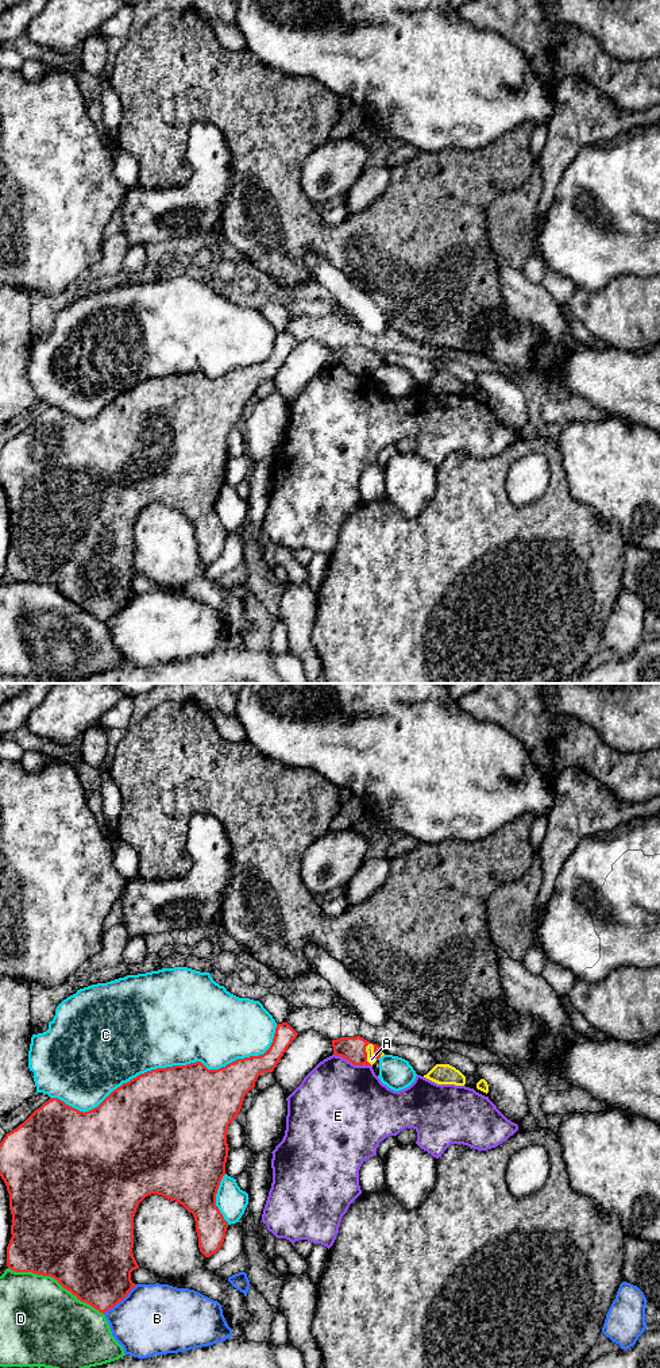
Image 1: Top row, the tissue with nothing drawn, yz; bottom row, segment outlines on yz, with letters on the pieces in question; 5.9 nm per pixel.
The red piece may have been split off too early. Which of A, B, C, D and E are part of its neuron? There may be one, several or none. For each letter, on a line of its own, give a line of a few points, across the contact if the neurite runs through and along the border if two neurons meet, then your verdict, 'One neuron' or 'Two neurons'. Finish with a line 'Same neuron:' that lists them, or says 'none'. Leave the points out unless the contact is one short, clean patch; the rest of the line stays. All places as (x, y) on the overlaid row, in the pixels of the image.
A: Line: yz (352, 1048), (366, 1054), (371, 1059). One neuron
B: Two neurons
C: Two neurons
D: Two neurons
E: Two neurons
Same neuron: A

